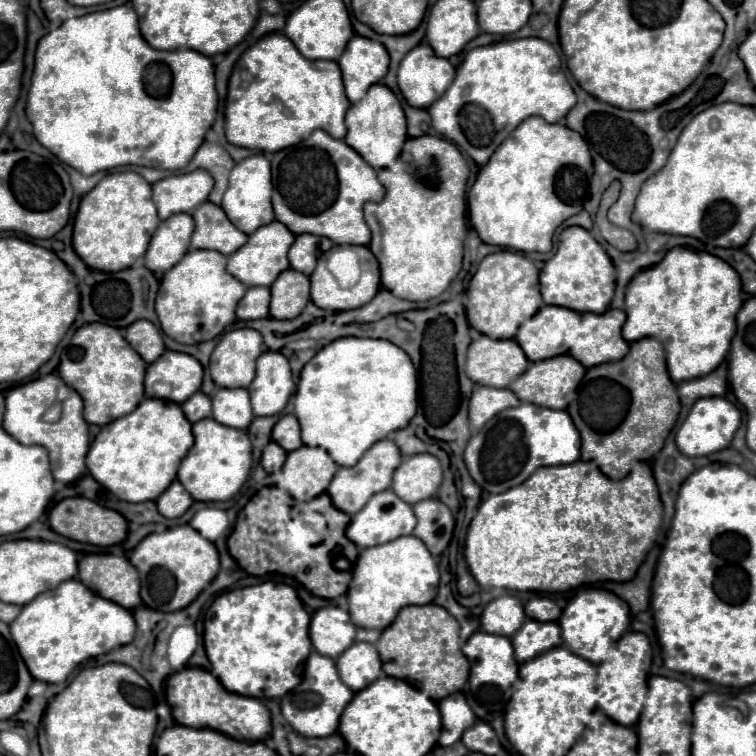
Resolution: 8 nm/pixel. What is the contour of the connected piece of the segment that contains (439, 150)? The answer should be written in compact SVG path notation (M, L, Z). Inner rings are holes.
M419 136L409 138L403 146L399 160L391 168L379 170L379 180L387 194L381 202L365 204L365 222L371 228L373 240L369 250L379 260L381 286L403 300L423 302L439 296L451 280L459 274L463 262L463 240L465 240L465 188L469 178L469 166L457 146L445 138Z

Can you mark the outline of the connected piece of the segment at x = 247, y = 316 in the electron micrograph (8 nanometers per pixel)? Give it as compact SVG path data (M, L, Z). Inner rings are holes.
M265 286L247 288L245 296L237 304L237 318L239 320L257 320L269 316L269 300L271 292Z

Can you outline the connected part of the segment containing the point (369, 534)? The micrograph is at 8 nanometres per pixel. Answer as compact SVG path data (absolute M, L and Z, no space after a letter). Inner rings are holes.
M385 490L385 492L377 492L377 496L371 496L369 504L365 504L365 508L357 512L357 516L353 516L347 528L347 538L355 542L357 548L369 548L369 546L385 544L399 536L411 534L415 524L417 524L417 518L413 516L413 508L405 504L393 490Z

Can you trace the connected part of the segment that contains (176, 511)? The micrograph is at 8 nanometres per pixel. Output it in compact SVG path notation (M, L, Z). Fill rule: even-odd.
M175 480L163 494L161 494L161 502L157 498L157 508L161 508L159 512L165 516L165 518L177 518L181 516L189 506L193 504L193 498L191 494L185 490L185 486Z

